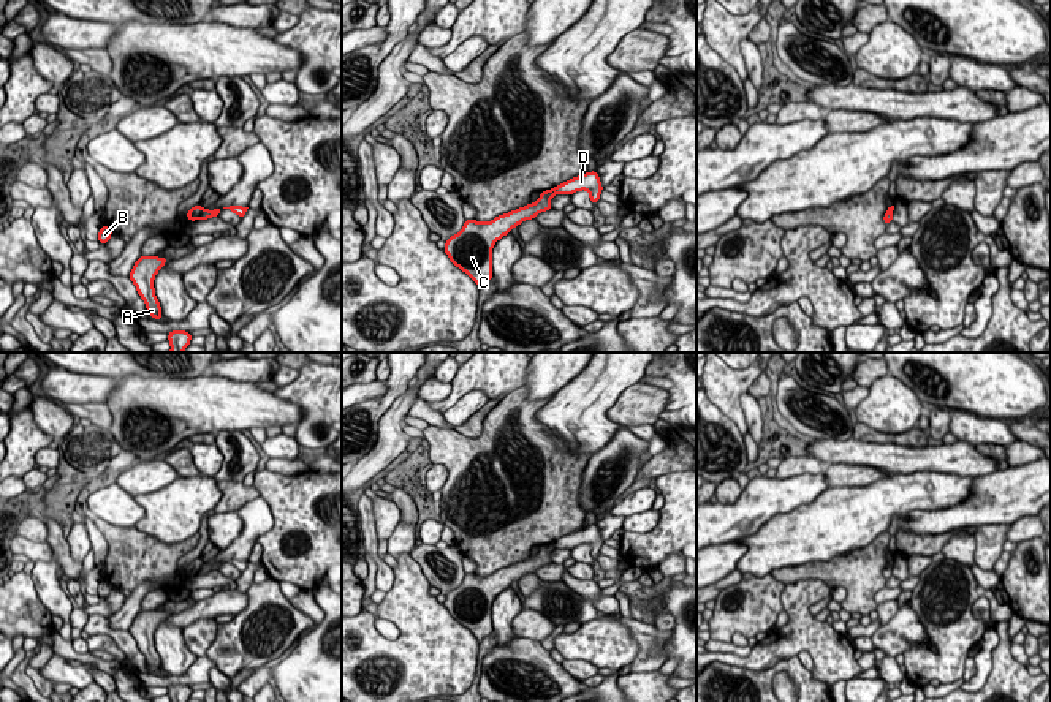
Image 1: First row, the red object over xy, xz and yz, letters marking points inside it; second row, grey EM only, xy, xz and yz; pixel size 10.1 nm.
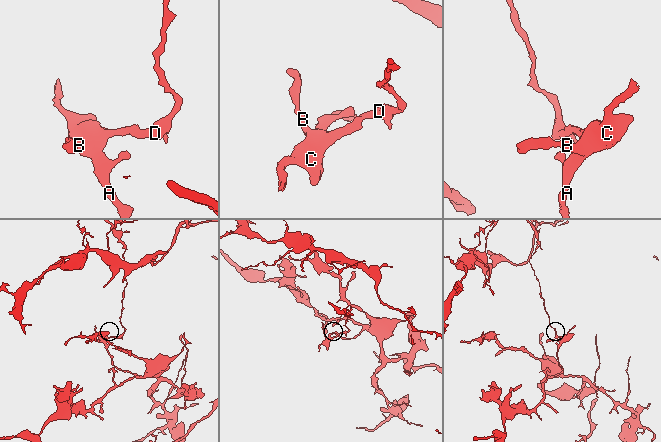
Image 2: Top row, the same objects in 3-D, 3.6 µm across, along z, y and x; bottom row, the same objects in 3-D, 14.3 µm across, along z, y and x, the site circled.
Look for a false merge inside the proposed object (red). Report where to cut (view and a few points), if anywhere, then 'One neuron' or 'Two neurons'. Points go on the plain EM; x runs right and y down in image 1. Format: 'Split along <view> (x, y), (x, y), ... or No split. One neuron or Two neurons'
Split along xy (203, 565), (198, 571). Two neurons

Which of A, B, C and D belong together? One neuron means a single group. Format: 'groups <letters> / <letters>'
groups A B C / D

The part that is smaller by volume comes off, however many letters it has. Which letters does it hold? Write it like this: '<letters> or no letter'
D

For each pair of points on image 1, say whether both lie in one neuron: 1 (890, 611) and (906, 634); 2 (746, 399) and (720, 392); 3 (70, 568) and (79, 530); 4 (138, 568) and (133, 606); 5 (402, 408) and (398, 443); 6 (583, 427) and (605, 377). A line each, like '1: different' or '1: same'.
1: different
2: different
3: different
4: different
5: same
6: same

